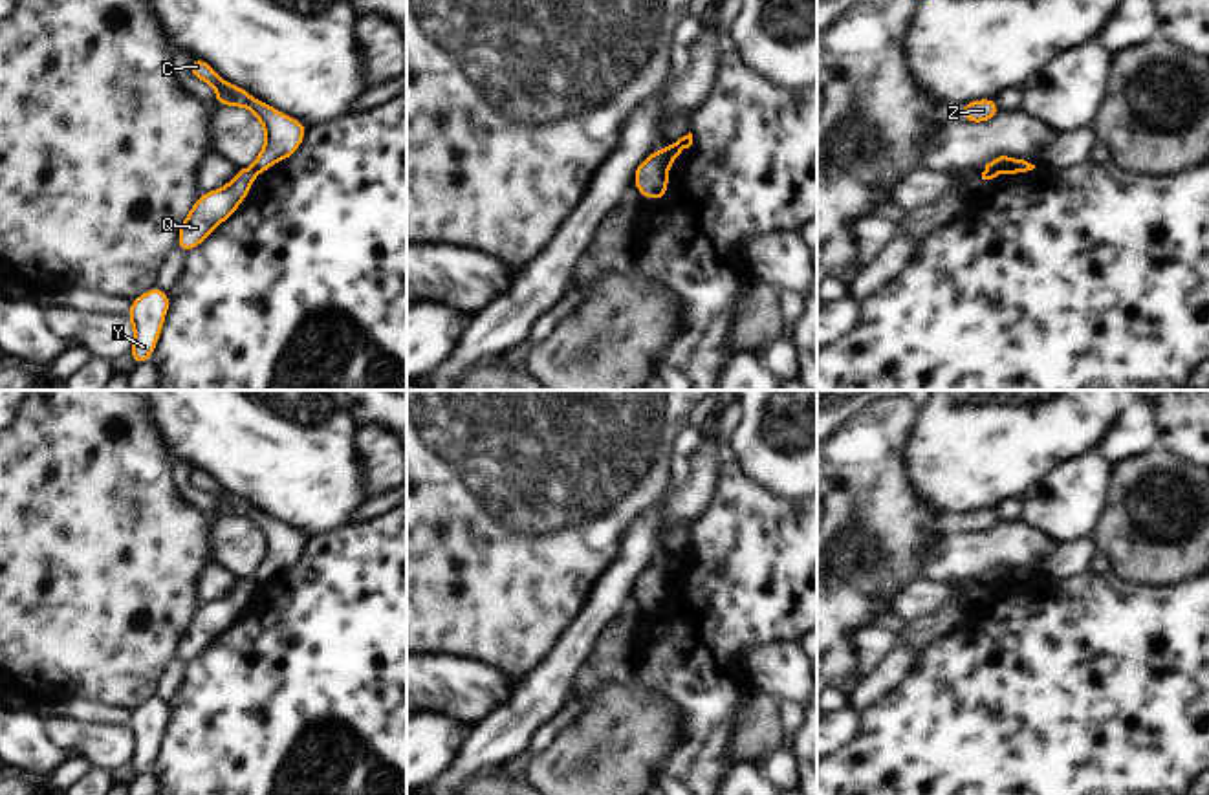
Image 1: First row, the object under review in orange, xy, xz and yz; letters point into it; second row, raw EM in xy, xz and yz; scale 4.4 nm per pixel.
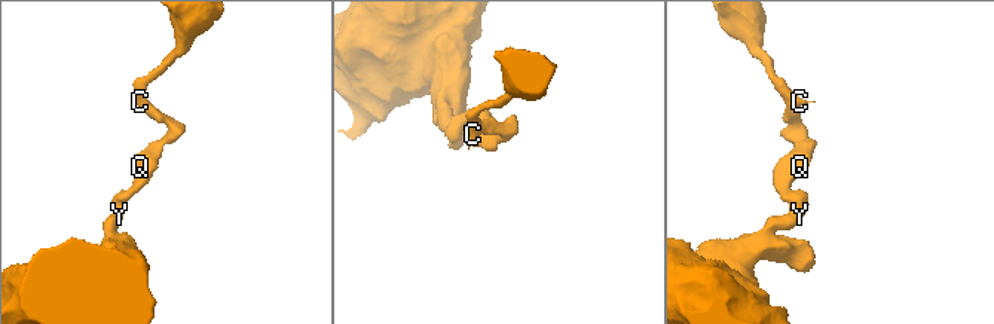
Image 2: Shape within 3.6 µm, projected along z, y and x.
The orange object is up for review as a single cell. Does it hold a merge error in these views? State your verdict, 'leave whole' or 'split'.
split

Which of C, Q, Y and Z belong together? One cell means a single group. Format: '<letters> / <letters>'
C Z / Q Y

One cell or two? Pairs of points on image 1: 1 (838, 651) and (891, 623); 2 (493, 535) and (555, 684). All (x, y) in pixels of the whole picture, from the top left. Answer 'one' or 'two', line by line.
1: two
2: two

